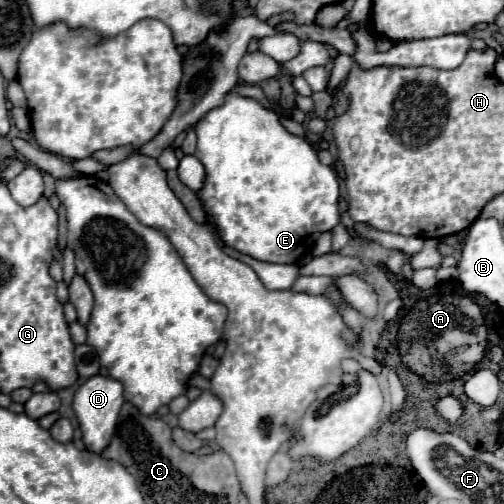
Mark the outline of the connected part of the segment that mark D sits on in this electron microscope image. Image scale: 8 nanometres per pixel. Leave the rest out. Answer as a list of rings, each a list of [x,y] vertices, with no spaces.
[[[100,374],[88,378],[74,394],[74,412],[76,418],[80,422],[82,428],[82,440],[86,444],[86,448],[94,454],[102,454],[104,448],[110,444],[114,428],[116,428],[116,420],[120,414],[120,408],[124,404],[124,396],[122,396],[122,384],[118,384],[118,380],[112,378],[100,378]]]

